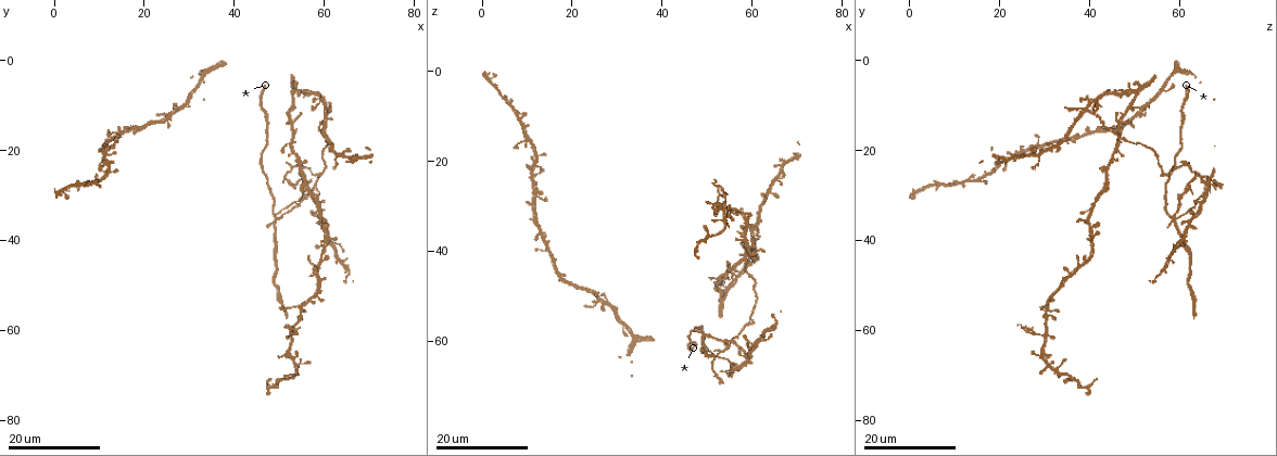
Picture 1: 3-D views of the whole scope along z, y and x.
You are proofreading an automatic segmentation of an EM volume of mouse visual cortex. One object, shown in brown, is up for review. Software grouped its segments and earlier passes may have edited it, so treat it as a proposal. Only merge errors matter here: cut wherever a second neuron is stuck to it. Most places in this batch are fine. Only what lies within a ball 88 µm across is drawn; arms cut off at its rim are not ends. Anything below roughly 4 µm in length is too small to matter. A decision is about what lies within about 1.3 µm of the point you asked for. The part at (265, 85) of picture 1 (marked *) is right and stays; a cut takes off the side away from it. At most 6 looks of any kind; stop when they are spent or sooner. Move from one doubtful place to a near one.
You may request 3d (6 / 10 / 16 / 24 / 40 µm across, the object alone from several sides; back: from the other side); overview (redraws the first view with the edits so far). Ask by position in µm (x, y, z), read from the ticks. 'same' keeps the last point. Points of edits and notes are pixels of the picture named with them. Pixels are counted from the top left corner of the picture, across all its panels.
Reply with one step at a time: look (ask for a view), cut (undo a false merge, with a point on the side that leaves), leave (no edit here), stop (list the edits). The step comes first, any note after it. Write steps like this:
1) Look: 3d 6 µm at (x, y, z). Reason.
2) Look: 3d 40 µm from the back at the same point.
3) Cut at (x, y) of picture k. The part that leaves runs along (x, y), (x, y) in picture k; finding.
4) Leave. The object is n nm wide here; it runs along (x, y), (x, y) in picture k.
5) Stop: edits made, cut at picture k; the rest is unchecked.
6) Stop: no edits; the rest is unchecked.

Look: 3d 24 µm at (60.0, 10.5, 39.5).

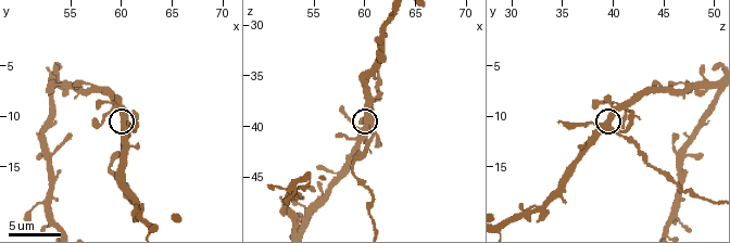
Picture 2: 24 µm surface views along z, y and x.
Look: 3d 6 µm at (60.0, 10.6, 39.2).

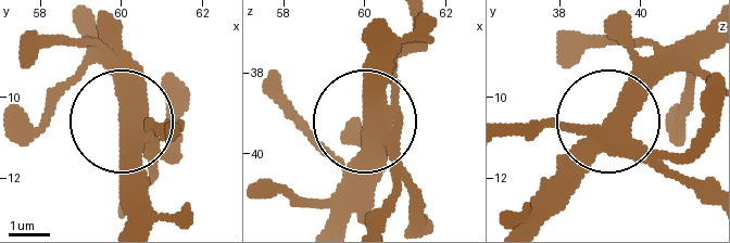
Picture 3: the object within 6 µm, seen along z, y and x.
Cut at (400, 86) of picture 3. 4 arms meet here; the part that leaves runs along (397, 144), (387, 224) in picture 3; two neurons meet here.

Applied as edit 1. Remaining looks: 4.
Look: overview.

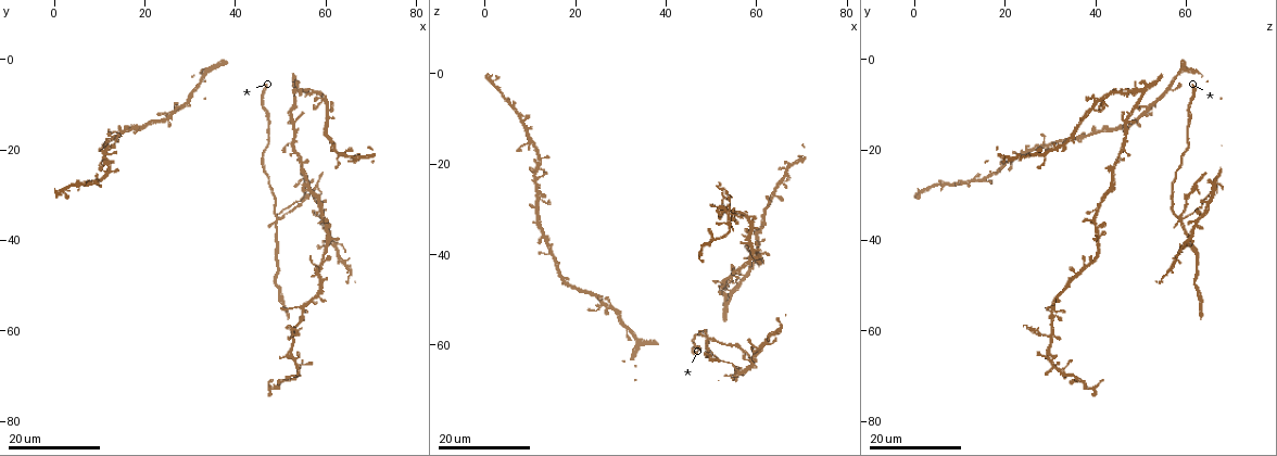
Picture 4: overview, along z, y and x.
Look: 3d 24 µm at (55.0, 55.0, 30.0).

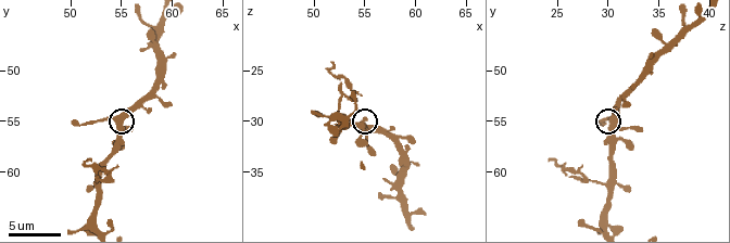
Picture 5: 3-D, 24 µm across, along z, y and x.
Look: 3d 6 µm at (55.0, 55.6, 30.4).

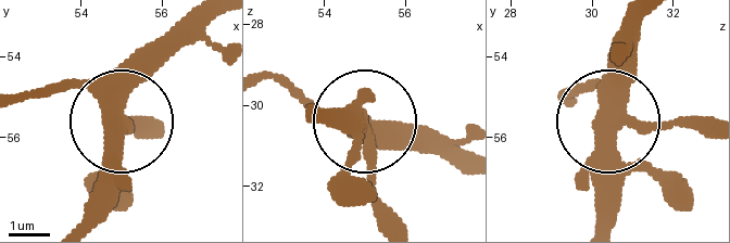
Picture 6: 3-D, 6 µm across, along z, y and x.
Leave. 4 arms meet here; it runs along (201, 21), (117, 117), (76, 86), (48, 82) in picture 6; all the same neuron.

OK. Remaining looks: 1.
Stop: edits made, cut at picture 3; the rest is unchecked.

